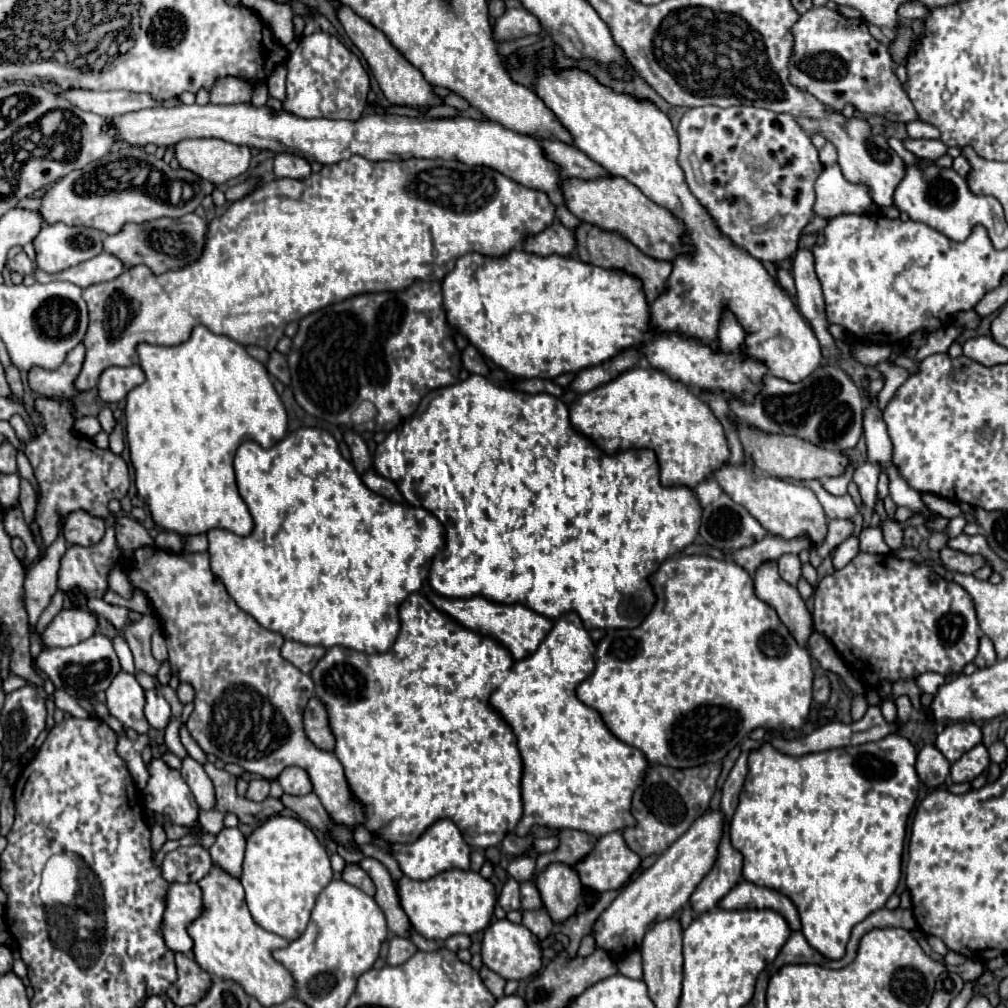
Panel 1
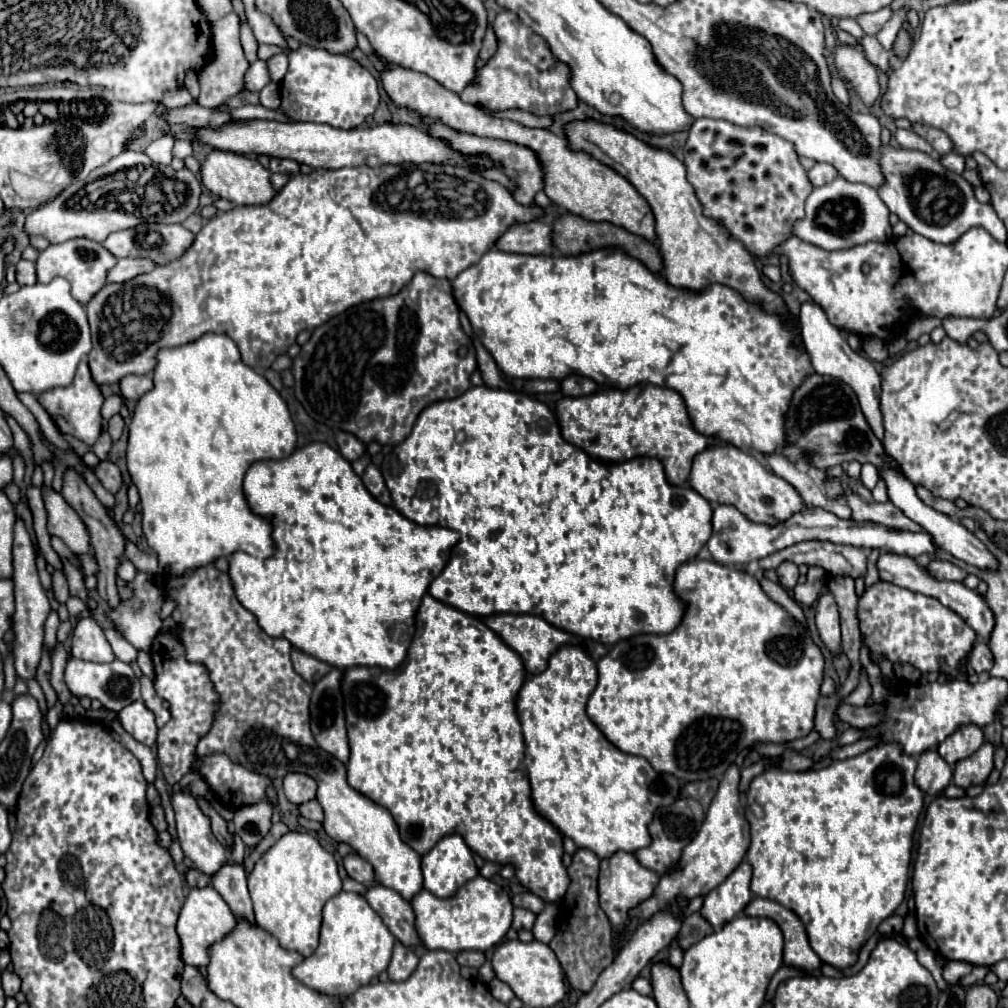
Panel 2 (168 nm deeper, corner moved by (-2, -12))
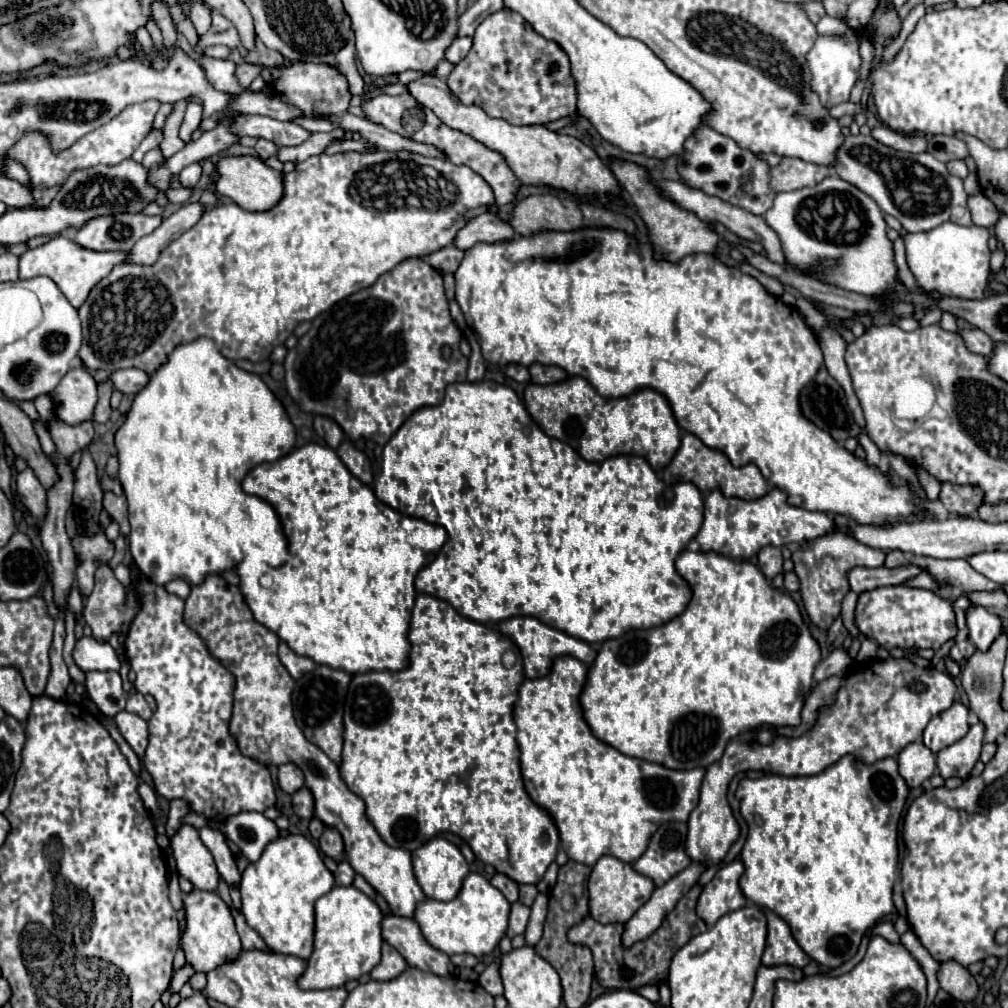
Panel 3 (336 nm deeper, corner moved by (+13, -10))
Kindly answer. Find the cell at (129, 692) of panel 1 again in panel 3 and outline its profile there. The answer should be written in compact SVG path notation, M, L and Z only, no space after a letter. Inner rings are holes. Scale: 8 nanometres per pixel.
M128 711L116 713L114 721L116 721L116 727L122 733L122 737L128 741L128 745L142 759L146 745L148 745L148 723L140 715L128 713Z

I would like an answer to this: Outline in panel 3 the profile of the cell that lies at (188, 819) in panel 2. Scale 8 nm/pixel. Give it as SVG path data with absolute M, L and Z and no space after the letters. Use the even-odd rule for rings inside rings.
M182 823L174 837L170 839L170 847L176 859L178 873L182 877L186 877L196 889L216 891L218 885L216 863L192 825Z

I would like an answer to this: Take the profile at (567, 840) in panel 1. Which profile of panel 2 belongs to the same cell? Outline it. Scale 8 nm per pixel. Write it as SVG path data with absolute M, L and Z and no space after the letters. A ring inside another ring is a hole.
M579 849L573 855L573 863L569 867L569 891L563 899L563 905L569 911L569 925L561 929L549 943L549 947L559 957L563 971L567 975L567 981L573 989L581 993L589 993L597 977L603 969L607 969L613 963L613 929L607 921L607 915L599 907L599 895L597 895L597 877L599 877L599 857L593 851Z

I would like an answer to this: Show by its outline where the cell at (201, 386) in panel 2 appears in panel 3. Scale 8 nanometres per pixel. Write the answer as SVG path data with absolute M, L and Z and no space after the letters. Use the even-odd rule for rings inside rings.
M200 337L200 339L194 339L192 343L182 343L178 345L170 355L168 355L168 361L164 365L160 365L152 375L150 375L150 381L148 385L136 393L132 405L130 405L130 411L124 419L124 423L120 425L120 429L116 431L114 435L114 447L116 447L116 453L118 453L118 463L120 463L120 471L118 471L118 479L122 483L122 489L124 489L124 495L128 499L128 515L130 515L130 553L134 557L134 563L136 567L144 573L146 579L152 579L152 583L156 585L166 585L168 581L172 579L184 579L188 581L190 585L198 585L208 573L220 573L220 571L226 571L226 569L232 569L236 563L242 561L242 551L246 547L256 547L258 551L264 551L264 559L268 559L268 563L272 567L278 567L282 565L286 559L288 559L288 547L286 547L286 537L282 533L282 527L280 527L280 521L278 521L278 515L276 511L272 509L272 505L268 505L266 501L262 501L260 497L254 497L254 495L246 495L242 491L242 479L246 477L246 473L256 467L258 463L264 463L264 461L276 461L280 457L284 457L292 445L294 445L294 427L290 423L290 419L286 417L286 411L284 407L280 405L280 401L272 395L272 391L266 387L266 383L254 375L254 373L248 373L240 367L236 367L230 359L226 359L224 355L220 355L220 351L216 349L216 343L208 337Z

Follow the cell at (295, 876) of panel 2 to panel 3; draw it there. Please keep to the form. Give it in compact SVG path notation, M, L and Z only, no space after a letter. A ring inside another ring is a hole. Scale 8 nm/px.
M302 835L276 837L262 851L260 859L250 863L240 879L240 895L242 895L242 913L248 925L260 933L266 941L268 949L274 953L296 955L300 959L308 959L312 953L312 937L314 937L314 903L318 897L328 893L334 887L334 875L326 869L318 849Z

